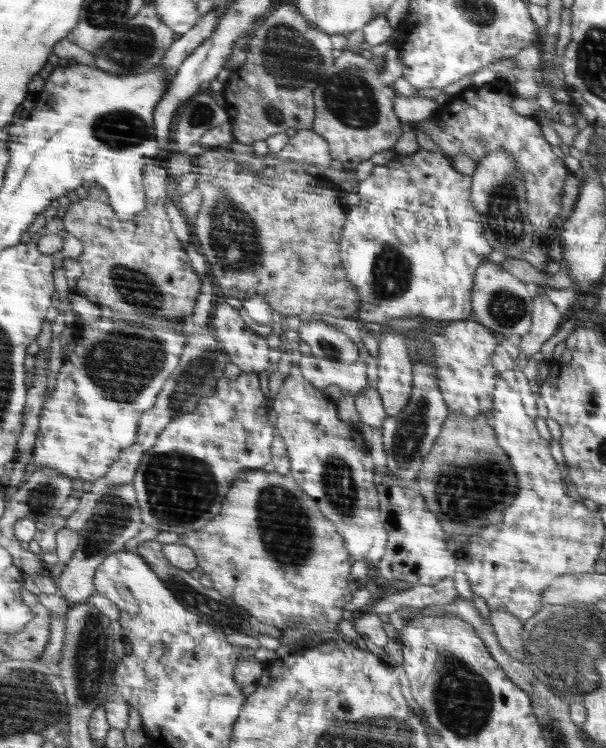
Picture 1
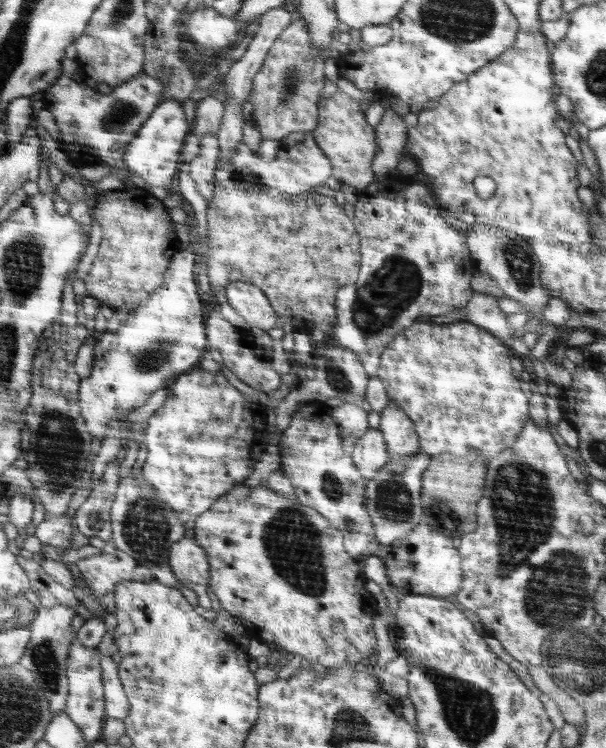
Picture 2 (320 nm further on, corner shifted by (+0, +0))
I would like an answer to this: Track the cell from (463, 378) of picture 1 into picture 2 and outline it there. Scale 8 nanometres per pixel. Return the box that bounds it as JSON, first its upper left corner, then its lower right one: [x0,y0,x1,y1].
[377,320,529,460]

